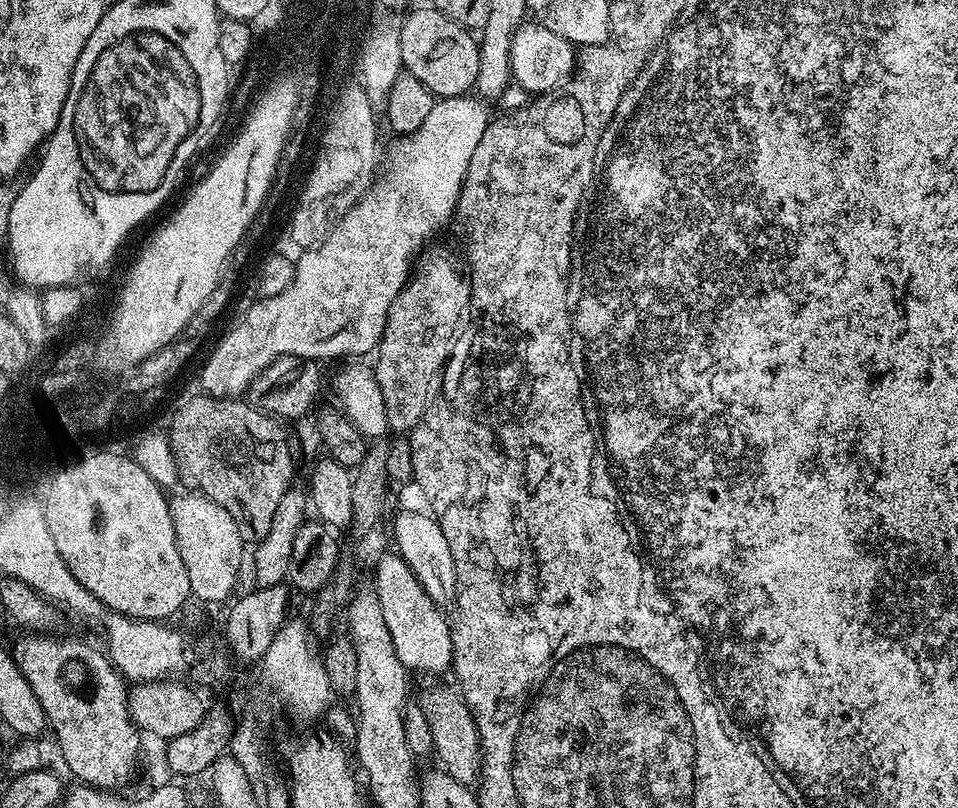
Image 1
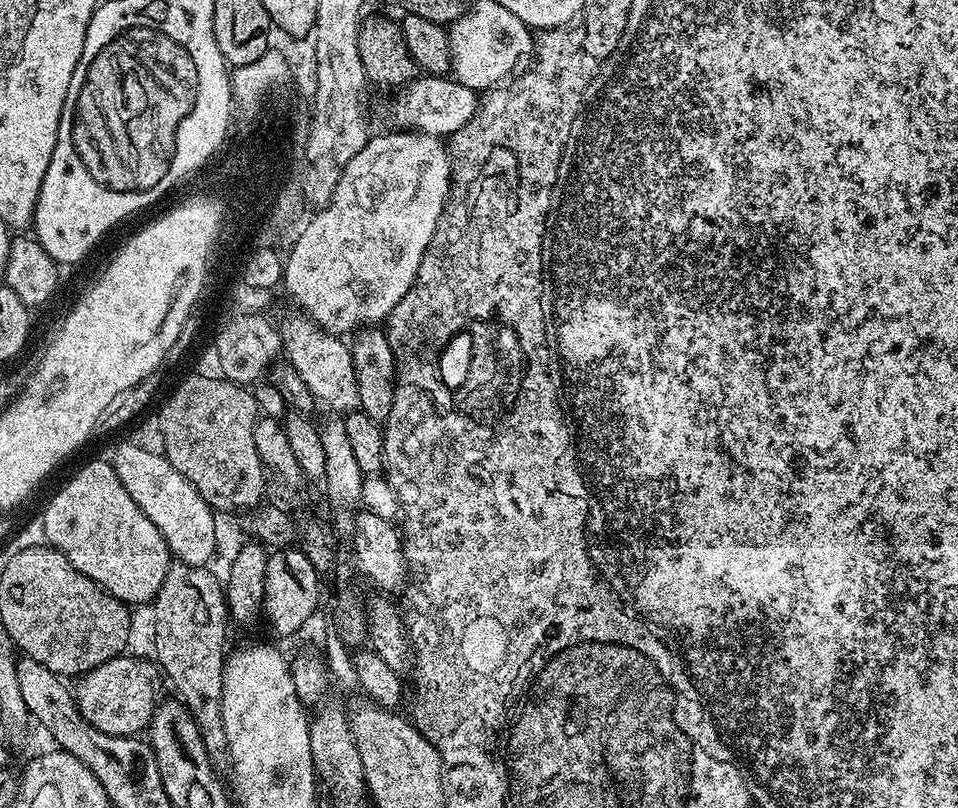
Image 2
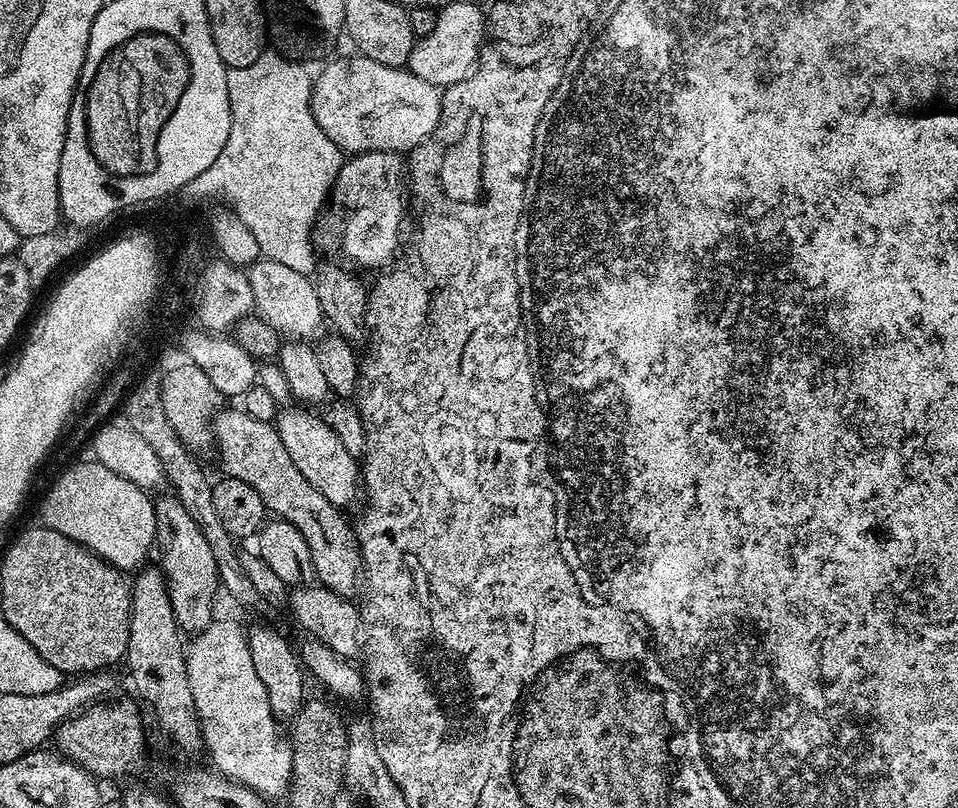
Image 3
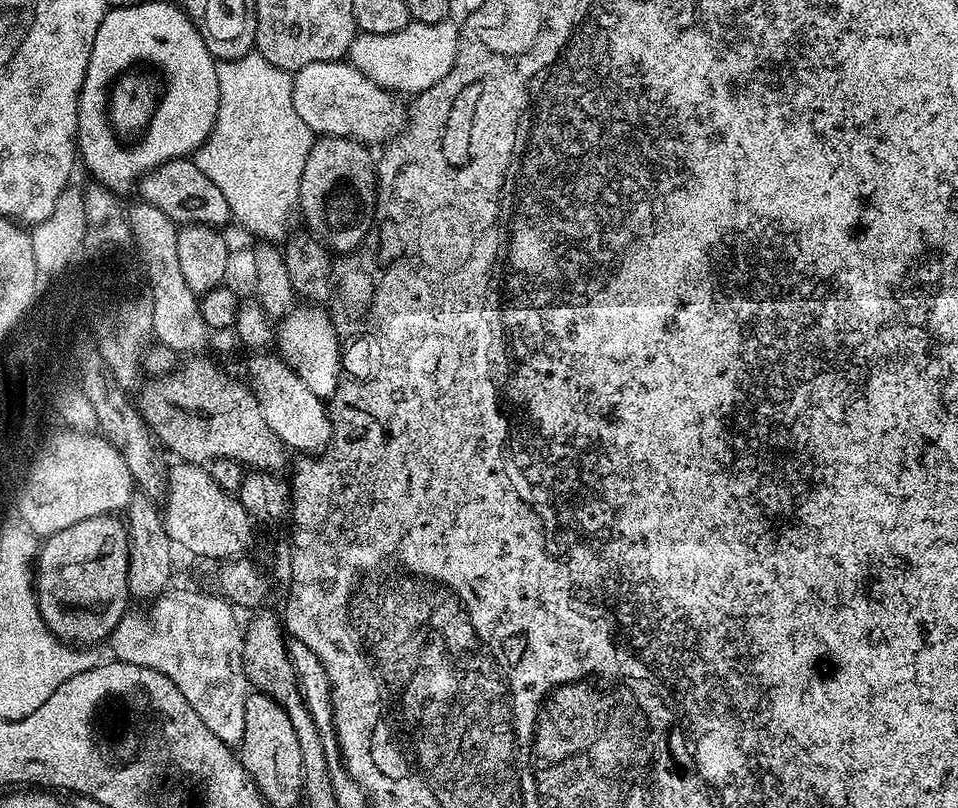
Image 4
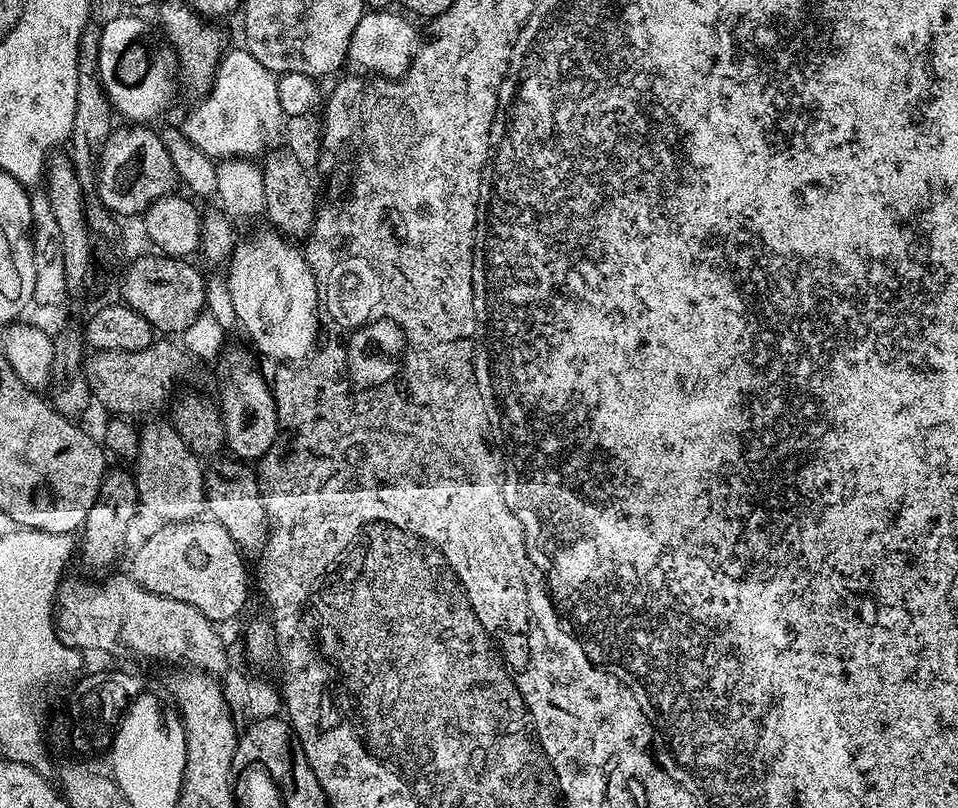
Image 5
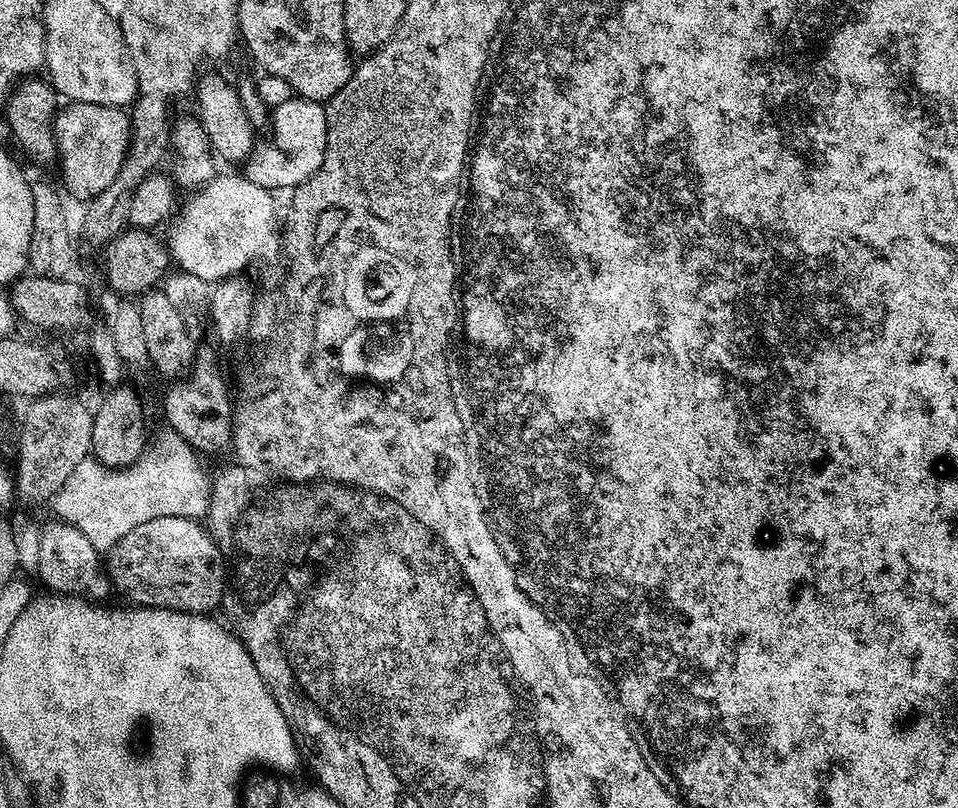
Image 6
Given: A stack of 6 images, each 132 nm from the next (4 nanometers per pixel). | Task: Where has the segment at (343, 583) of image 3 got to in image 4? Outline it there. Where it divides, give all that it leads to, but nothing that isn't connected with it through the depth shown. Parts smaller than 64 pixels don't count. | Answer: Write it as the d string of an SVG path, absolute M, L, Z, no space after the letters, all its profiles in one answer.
M212 360L183 364L167 376L152 378L138 399L139 411L153 437L180 462L204 466L214 460L235 460L252 470L282 473L289 453L274 430L266 426L251 387L223 372Z

